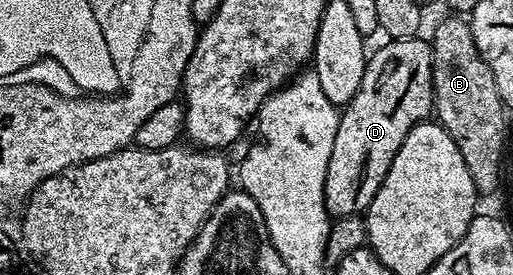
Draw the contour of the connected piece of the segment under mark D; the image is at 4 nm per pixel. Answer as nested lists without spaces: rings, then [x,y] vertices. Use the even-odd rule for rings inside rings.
[[[422,38],[413,40],[390,40],[386,42],[383,48],[378,48],[369,53],[366,69],[364,70],[364,78],[360,82],[360,90],[356,90],[356,94],[351,98],[349,104],[341,109],[338,118],[338,129],[336,130],[336,142],[332,142],[332,158],[328,158],[328,174],[324,178],[324,198],[326,199],[326,208],[330,211],[331,217],[339,216],[357,216],[365,213],[369,208],[372,198],[376,198],[376,190],[380,190],[380,186],[384,182],[384,178],[388,174],[388,170],[392,166],[392,158],[396,158],[396,150],[400,150],[400,146],[404,142],[404,138],[408,138],[408,134],[415,128],[417,124],[429,121],[434,111],[434,87],[432,86],[432,62],[434,61],[434,49],[429,43],[426,44]]]

